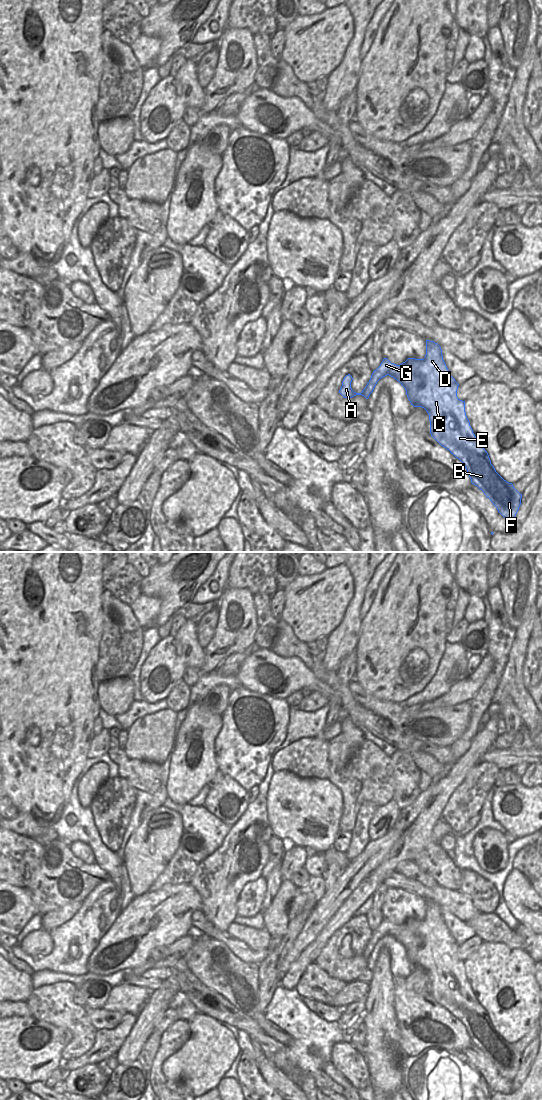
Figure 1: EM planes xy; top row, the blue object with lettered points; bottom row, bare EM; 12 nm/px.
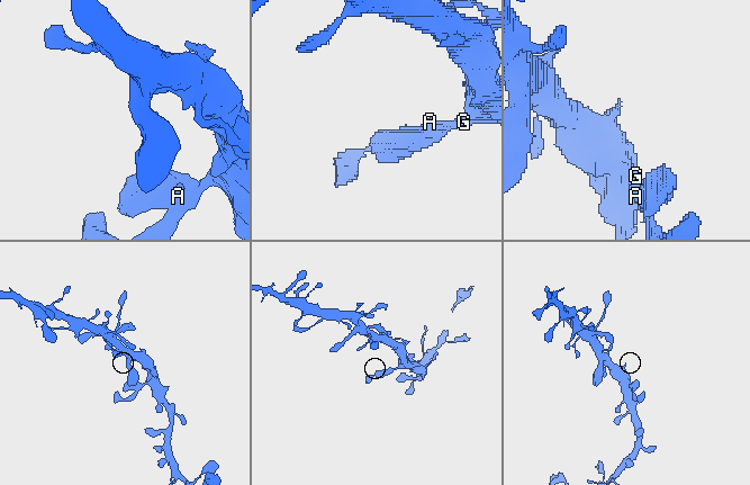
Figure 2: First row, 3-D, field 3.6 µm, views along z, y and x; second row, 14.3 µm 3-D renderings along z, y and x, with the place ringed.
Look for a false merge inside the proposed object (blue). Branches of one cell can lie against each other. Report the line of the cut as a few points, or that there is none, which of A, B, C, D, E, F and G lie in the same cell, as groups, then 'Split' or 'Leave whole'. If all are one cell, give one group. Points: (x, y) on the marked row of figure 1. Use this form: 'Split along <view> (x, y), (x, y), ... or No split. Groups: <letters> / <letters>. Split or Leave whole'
No split. Groups: A B C D E F G. Leave whole.

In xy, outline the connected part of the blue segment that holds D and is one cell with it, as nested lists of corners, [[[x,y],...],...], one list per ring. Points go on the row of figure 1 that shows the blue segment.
[[[426,340],[426,355],[423,359],[408,358],[400,365],[391,363],[387,358],[384,358],[380,366],[373,371],[369,382],[361,393],[352,390],[353,378],[348,374],[342,381],[339,393],[344,398],[362,395],[368,399],[377,382],[387,375],[396,379],[405,388],[411,405],[422,407],[427,411],[431,425],[431,436],[464,464],[471,483],[483,491],[504,518],[512,521],[521,505],[522,494],[514,488],[512,483],[504,480],[496,472],[487,451],[473,433],[466,416],[465,401],[457,397],[459,384],[451,376],[443,360],[441,347],[434,341]]]

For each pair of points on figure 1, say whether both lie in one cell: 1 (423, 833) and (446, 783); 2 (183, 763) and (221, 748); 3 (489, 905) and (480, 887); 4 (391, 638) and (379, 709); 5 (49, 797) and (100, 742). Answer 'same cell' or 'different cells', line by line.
1: same cell
2: different cells
3: same cell
4: different cells
5: different cells

